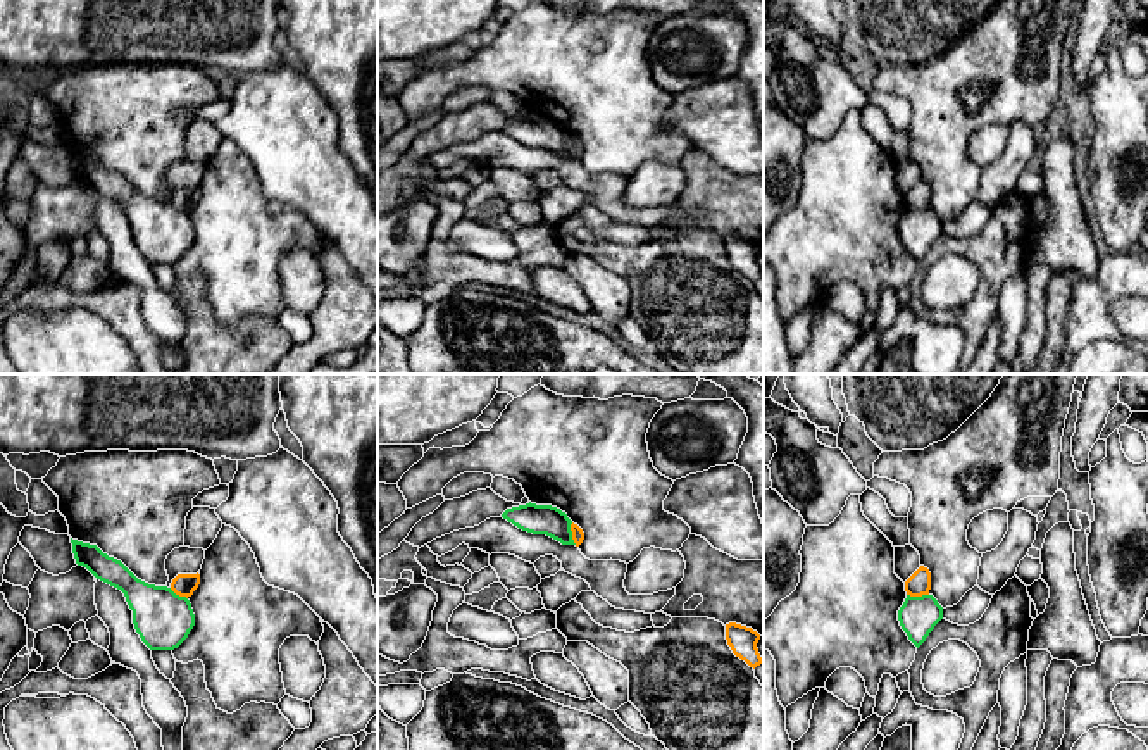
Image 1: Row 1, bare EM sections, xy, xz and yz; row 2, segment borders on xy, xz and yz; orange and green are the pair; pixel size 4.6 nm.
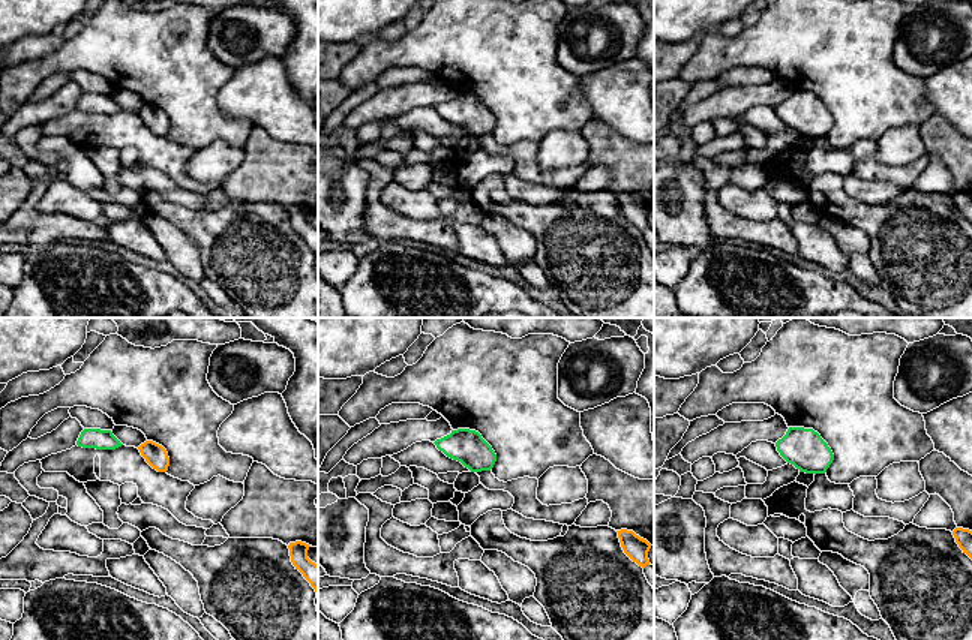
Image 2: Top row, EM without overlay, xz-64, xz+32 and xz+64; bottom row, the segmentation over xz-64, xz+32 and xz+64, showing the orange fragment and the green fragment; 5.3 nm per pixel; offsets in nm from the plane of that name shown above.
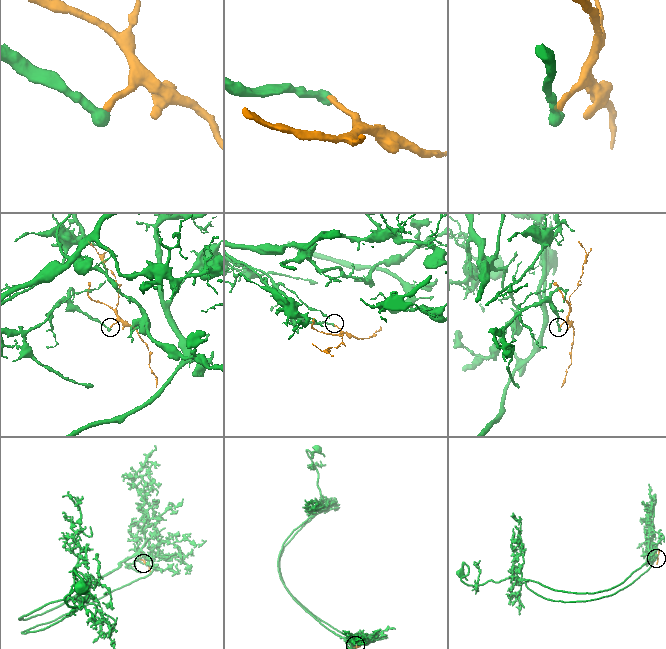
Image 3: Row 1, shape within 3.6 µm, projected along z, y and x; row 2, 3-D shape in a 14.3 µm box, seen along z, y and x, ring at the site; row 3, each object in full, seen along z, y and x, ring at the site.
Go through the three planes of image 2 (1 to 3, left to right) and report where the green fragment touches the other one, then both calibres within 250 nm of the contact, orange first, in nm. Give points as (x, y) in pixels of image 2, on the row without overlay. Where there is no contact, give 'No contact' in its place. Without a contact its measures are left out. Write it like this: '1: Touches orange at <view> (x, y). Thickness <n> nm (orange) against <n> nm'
1: No contact
2: No contact
3: No contact

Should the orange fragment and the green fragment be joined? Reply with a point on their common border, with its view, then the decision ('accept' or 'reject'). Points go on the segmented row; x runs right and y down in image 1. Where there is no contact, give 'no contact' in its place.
contact xz (573, 533); reject

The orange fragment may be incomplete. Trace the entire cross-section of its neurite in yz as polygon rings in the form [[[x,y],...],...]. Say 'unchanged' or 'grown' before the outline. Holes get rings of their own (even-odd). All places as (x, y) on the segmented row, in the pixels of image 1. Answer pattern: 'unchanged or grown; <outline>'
unchanged; [[[920,566],[907,581],[905,591],[910,597],[929,595],[931,590],[931,572],[927,567]]]

